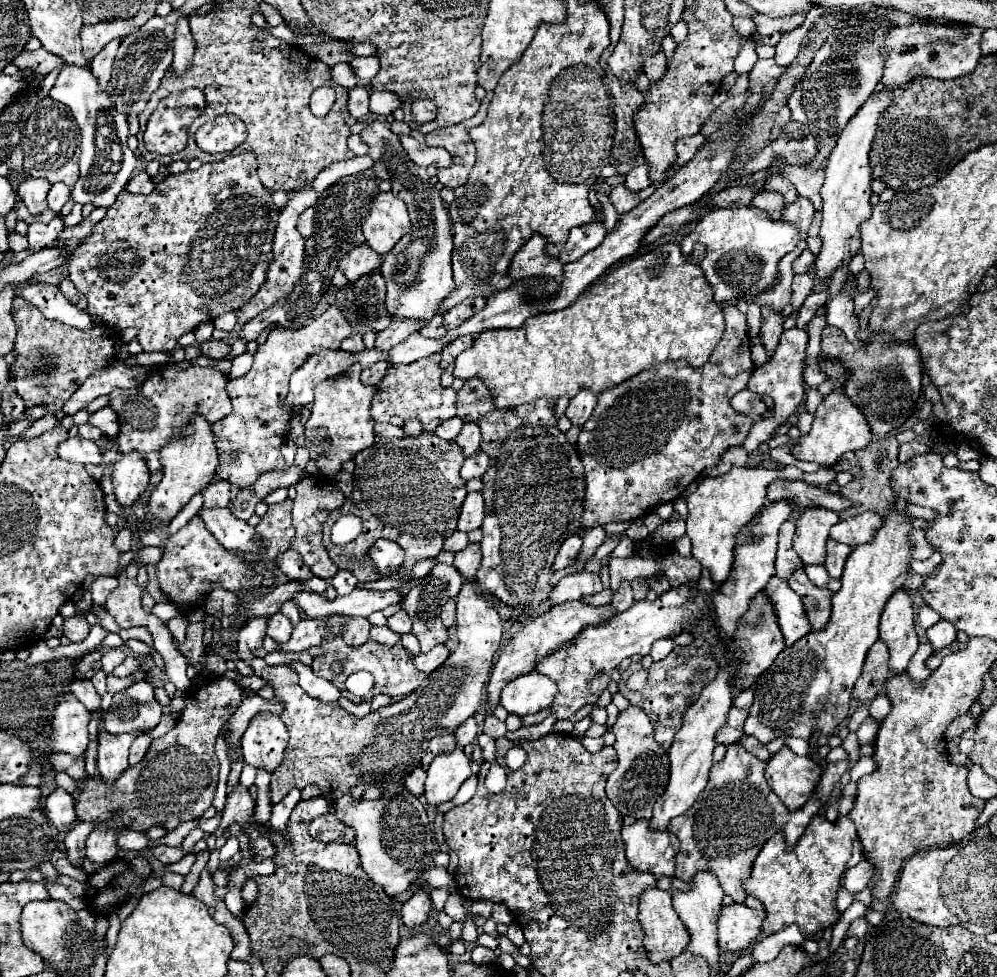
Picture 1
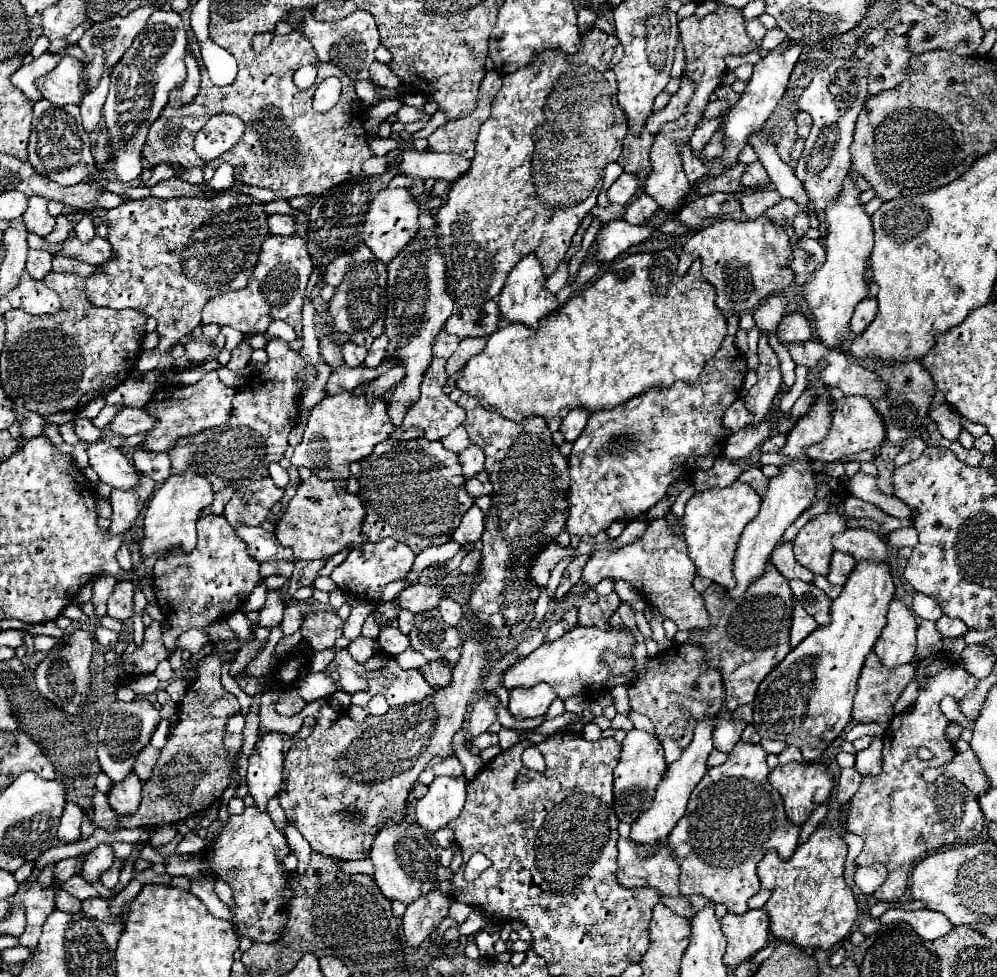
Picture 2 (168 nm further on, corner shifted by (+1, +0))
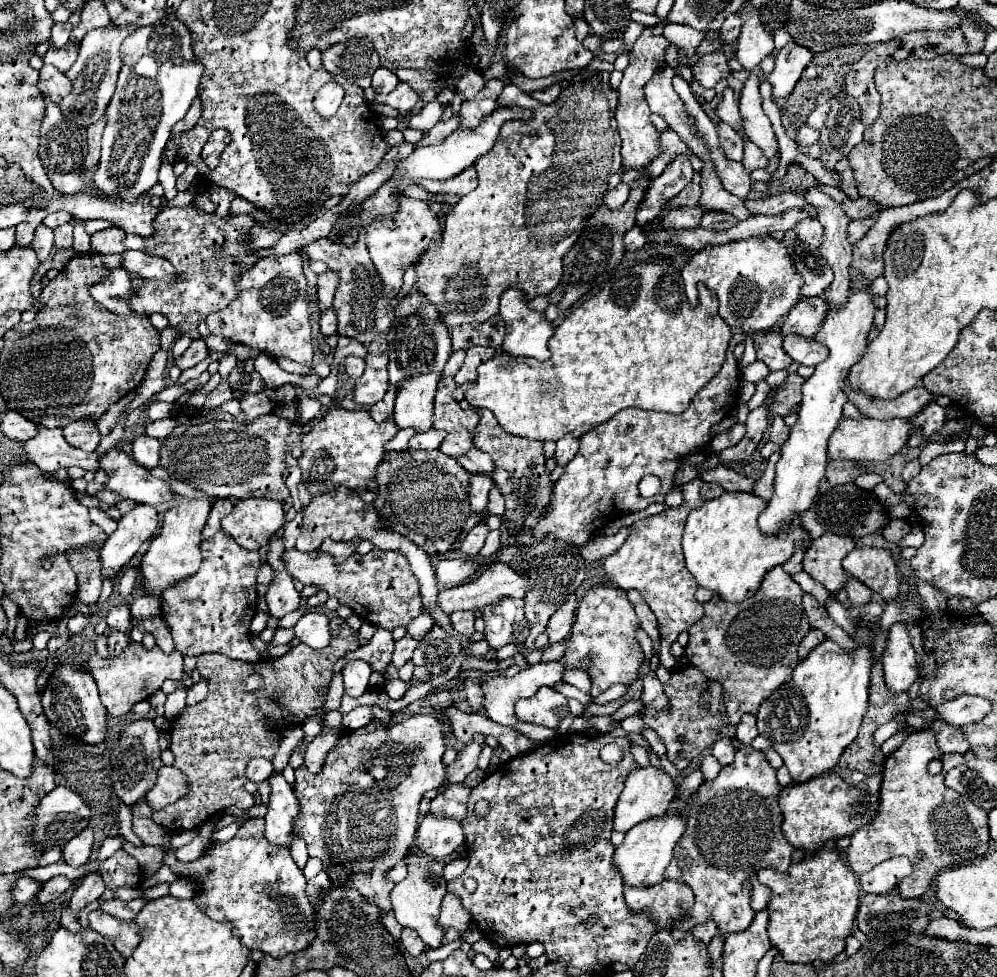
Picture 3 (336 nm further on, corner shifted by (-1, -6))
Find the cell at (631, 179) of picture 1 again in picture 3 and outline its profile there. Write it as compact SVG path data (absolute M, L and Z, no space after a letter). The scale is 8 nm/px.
M619 183L615 189L609 189L609 191L607 191L603 203L605 203L609 209L619 209L619 207L627 201L627 197L629 197L629 185Z

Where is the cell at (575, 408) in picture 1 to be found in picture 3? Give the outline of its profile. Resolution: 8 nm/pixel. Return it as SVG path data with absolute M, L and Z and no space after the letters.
M567 433L565 437L561 437L557 441L557 451L555 451L557 463L567 465L575 457L577 449L579 449L579 437L573 437L573 433Z

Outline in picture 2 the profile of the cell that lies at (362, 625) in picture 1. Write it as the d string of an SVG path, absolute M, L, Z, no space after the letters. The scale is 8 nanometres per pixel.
M359 635L357 639L351 641L351 645L347 647L347 651L351 653L351 657L357 661L357 663L363 663L367 661L371 655L373 655L373 639L367 639L363 635Z

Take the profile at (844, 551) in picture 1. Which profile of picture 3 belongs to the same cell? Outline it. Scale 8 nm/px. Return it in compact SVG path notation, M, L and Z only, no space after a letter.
M849 575L849 579L835 593L835 597L841 599L841 603L849 603L849 607L853 607L853 605L867 603L873 597L873 593L871 593L871 589L867 585L863 585L859 579L855 579L853 575Z

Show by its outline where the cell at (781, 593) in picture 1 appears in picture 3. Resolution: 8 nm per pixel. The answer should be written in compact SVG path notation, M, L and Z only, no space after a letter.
M809 629L809 633L805 635L805 639L799 643L799 659L805 659L809 655L809 651L813 647L817 647L821 641L825 639L823 631L817 631L817 629Z

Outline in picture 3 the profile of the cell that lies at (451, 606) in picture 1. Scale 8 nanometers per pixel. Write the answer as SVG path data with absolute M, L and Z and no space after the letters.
M455 611L455 613L451 613L449 617L451 617L453 629L471 639L471 635L473 635L473 631L475 631L475 629L473 629L473 621L475 621L473 611Z

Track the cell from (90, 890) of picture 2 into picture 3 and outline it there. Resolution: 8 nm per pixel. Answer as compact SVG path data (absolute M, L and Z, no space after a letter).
M99 899L99 909L103 913L109 913L117 919L123 919L123 921L131 921L135 919L137 911L143 907L145 899L133 899L133 901L119 901L119 899Z

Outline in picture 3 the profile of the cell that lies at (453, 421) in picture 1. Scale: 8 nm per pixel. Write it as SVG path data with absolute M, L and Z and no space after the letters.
M477 447L469 449L465 455L457 457L457 463L467 469L469 473L491 473L493 471L493 461L487 453L479 451Z

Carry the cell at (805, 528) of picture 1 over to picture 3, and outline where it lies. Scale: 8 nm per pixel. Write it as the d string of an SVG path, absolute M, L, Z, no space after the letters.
M825 533L819 539L813 539L805 551L803 571L819 581L827 591L835 593L841 583L845 583L847 571L841 565L845 553L855 547L855 541L847 535Z

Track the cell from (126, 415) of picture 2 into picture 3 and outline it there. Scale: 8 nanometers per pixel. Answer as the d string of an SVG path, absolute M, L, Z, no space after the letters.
M173 417L159 419L159 421L151 421L151 423L145 425L145 435L155 437L155 439L165 439L175 429L175 425L177 423L173 423Z

